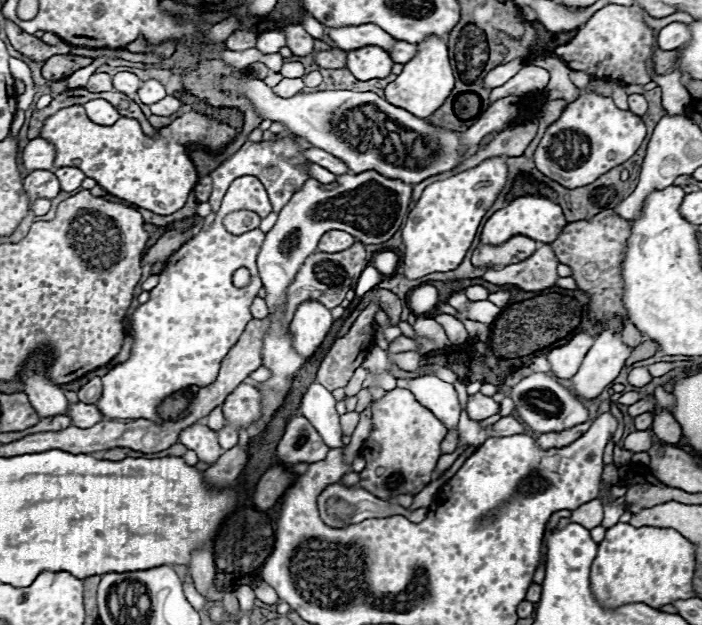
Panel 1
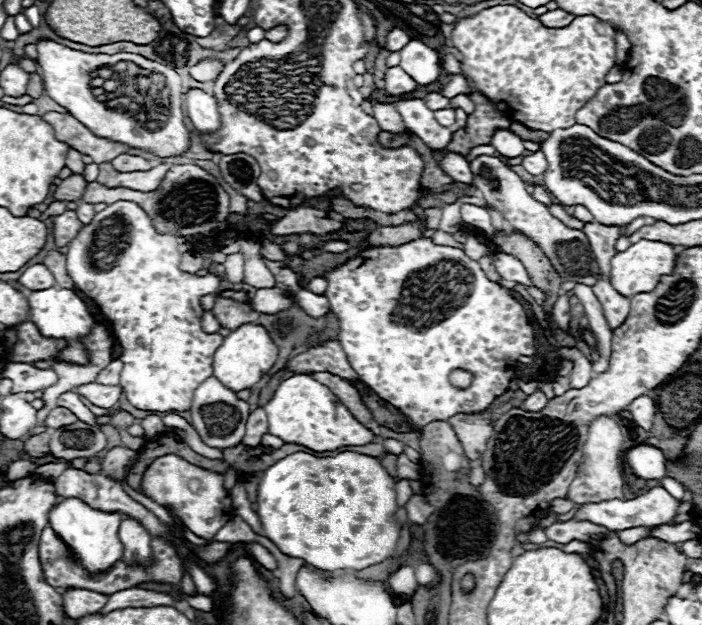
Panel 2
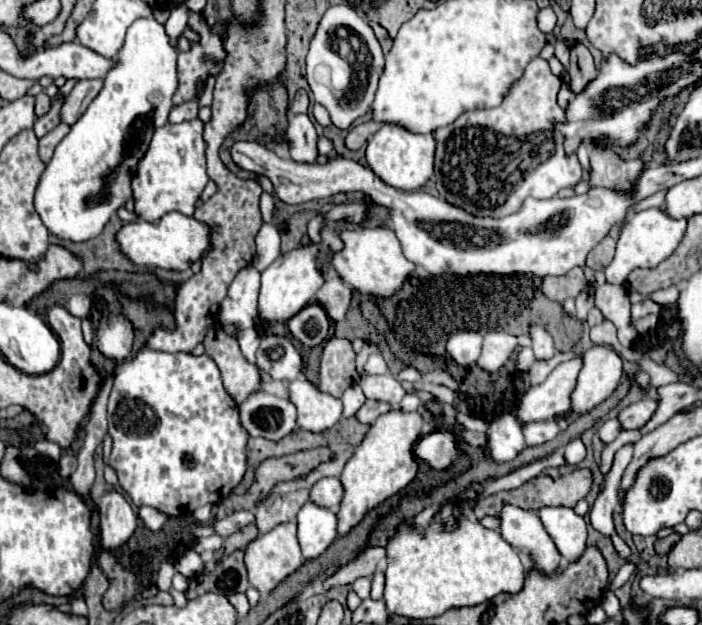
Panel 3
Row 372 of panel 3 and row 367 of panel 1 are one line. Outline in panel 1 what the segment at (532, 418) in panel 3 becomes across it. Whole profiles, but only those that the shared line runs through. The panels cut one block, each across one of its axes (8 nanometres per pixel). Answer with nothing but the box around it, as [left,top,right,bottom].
[546,334,594,380]

